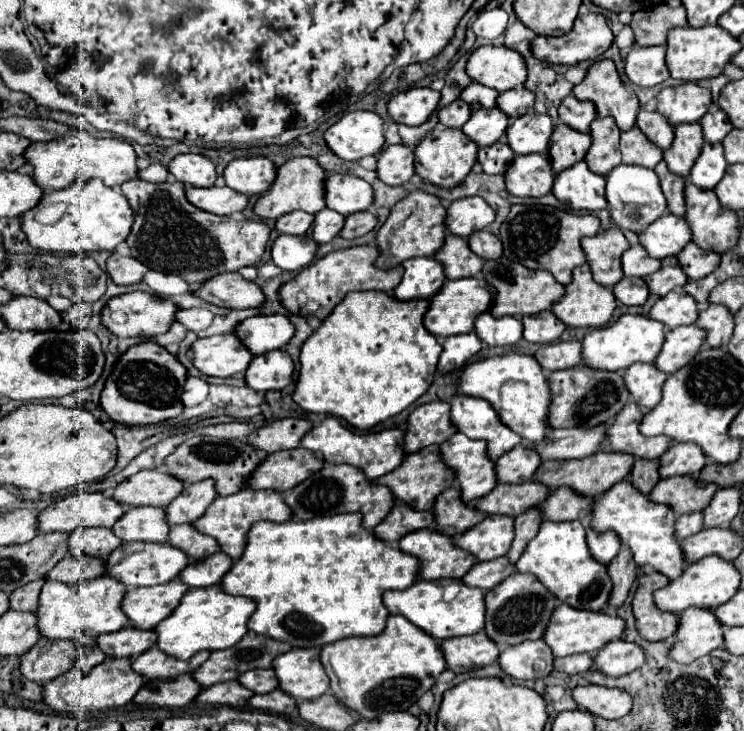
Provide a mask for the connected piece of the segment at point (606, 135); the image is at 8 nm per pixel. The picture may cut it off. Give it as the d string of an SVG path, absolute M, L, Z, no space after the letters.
M595 118L591 122L593 144L585 156L585 162L591 168L591 172L607 176L615 166L621 164L619 134L621 130L611 118Z

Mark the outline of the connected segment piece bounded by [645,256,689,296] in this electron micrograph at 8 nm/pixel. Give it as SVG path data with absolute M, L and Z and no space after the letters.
M667 256L667 258L663 260L661 270L655 272L655 274L651 274L651 276L647 276L645 280L647 280L647 286L651 288L651 294L667 296L671 290L683 288L689 278L687 278L687 274L683 272L679 260L677 260L675 256Z

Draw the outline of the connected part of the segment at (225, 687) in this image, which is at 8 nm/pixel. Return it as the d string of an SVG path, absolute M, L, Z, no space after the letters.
M231 680L231 684L215 684L207 690L201 690L197 694L197 700L203 704L215 704L215 706L231 706L231 708L243 708L247 706L247 700L253 696L251 690L243 688L237 680Z

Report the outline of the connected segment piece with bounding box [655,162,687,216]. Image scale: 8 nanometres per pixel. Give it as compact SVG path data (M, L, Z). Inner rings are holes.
M659 162L655 166L655 172L659 174L659 180L661 180L661 188L663 188L663 194L667 198L667 204L669 204L669 212L675 214L675 216L683 216L685 214L685 182L687 178L683 176L675 176L665 162Z

